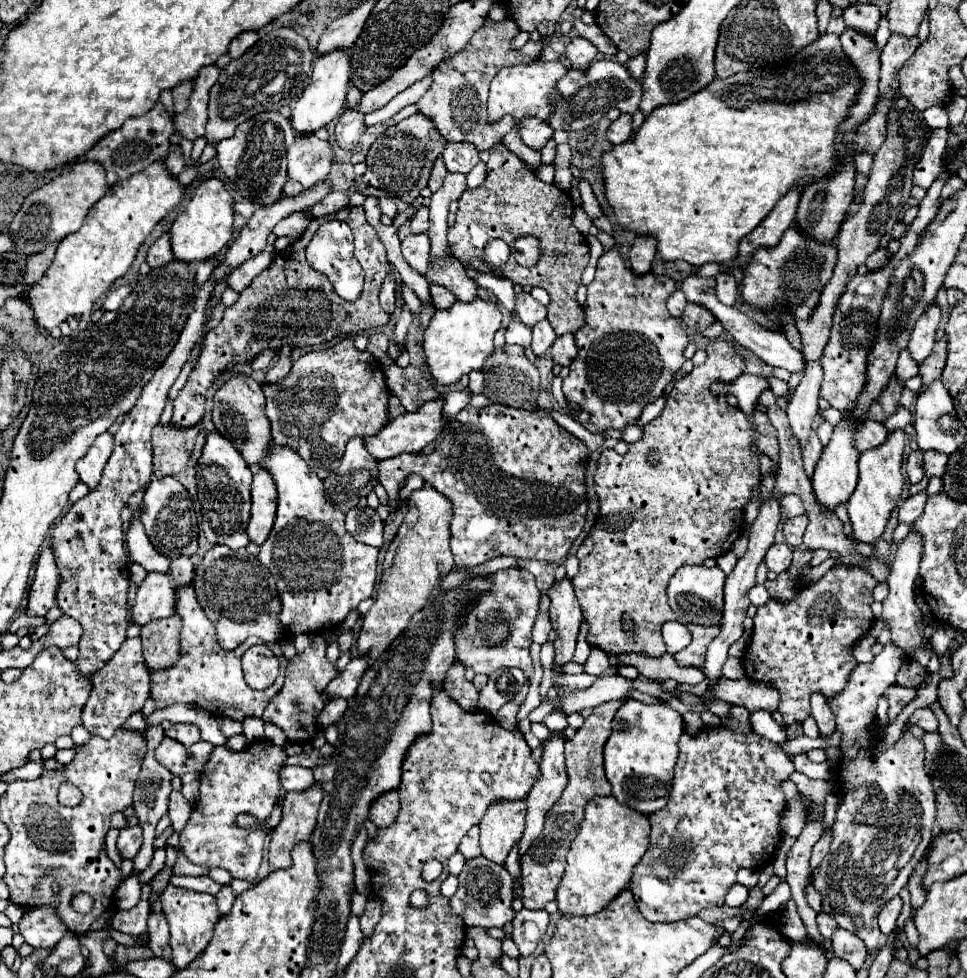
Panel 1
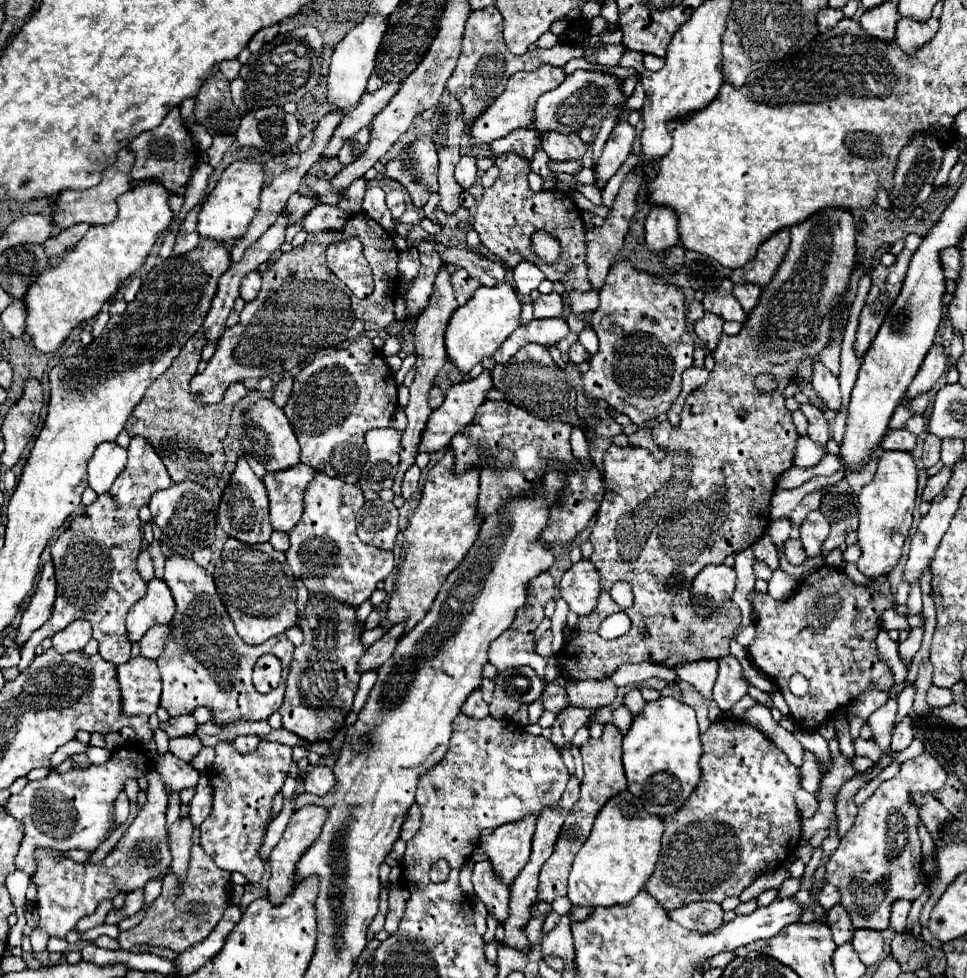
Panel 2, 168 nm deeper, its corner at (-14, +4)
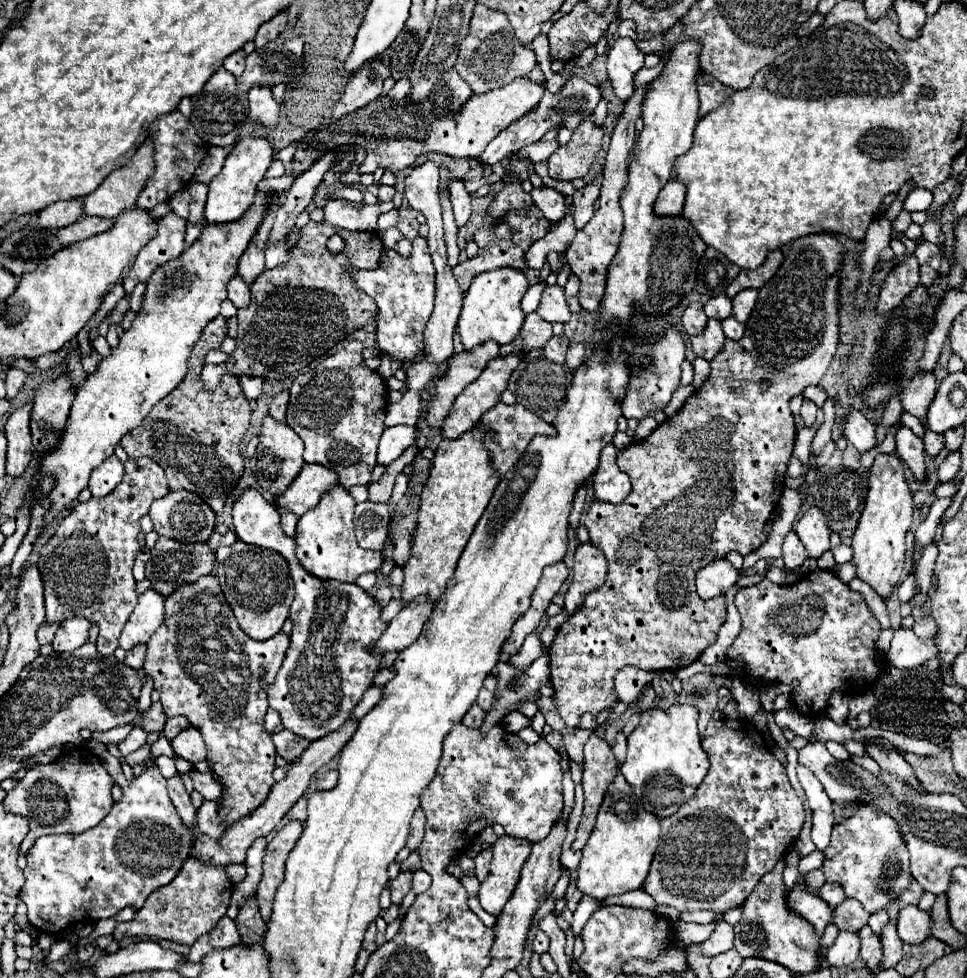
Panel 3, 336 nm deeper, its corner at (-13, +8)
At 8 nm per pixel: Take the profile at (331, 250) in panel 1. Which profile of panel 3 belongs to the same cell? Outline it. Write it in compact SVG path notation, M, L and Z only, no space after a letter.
M417 236L409 258L401 258L395 250L385 250L379 270L357 270L351 264L347 264L345 270L355 280L357 288L367 292L379 306L377 348L397 360L415 358L423 348L423 328L433 312L435 296L435 268L427 240Z

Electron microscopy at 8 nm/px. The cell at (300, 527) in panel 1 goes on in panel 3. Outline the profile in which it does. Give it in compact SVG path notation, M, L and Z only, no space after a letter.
M341 484L331 486L319 500L311 512L303 514L297 522L297 560L311 576L321 580L339 580L339 582L355 582L365 572L377 572L383 564L383 554L379 550L363 550L355 540L353 528L353 508L355 498Z

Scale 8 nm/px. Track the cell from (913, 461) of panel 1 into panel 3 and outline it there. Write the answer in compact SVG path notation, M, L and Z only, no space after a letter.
M925 430L925 436L923 436L923 442L925 442L925 452L935 458L941 448L943 448L943 434L935 434L931 430Z

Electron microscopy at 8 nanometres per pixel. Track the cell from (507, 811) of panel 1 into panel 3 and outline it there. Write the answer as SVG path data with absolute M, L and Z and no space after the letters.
M503 834L495 840L489 876L481 884L477 896L483 910L487 910L493 916L501 914L503 904L513 894L519 882L519 872L529 852L531 852L531 844L525 838L513 838L509 834Z

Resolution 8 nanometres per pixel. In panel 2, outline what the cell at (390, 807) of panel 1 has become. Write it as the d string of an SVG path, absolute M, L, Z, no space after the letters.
M414 804L414 806L410 808L410 812L408 812L408 816L406 816L406 822L404 822L404 826L402 826L400 838L402 838L404 842L412 840L412 836L414 836L414 834L418 832L418 828L420 828L420 822L422 822L420 808L418 808L418 804Z

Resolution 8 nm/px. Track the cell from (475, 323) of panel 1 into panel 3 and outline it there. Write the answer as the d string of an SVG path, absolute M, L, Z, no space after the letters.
M517 268L485 272L473 280L469 290L465 292L461 316L457 322L457 334L461 336L461 342L467 352L471 352L487 340L495 340L497 344L511 344L511 340L517 338L525 320L525 314L521 310L521 298L527 292L527 288L527 278Z

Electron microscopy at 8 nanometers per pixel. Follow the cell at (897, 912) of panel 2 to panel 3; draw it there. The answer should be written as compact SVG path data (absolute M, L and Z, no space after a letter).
M905 906L899 910L897 934L903 942L919 944L921 940L925 940L931 934L929 928L931 928L929 912L921 912L917 906Z

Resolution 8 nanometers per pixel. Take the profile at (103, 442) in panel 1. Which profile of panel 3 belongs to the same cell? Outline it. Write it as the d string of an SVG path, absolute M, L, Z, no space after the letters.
M113 454L91 472L89 490L95 498L103 498L121 482L121 478L123 478L123 462Z

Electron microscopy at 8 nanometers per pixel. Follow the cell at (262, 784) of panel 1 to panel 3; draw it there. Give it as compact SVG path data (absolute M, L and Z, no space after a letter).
M205 574L205 576L201 576L197 582L183 584L183 586L179 586L171 596L167 596L167 600L165 600L165 620L163 620L163 624L157 628L157 632L151 636L151 640L147 642L147 658L145 658L145 666L143 666L143 668L145 668L147 674L151 674L151 678L153 678L153 682L155 682L155 690L161 694L161 706L163 706L165 714L167 714L169 718L171 718L171 716L177 716L177 714L187 716L187 718L191 720L191 724L197 726L197 730L201 732L201 736L203 736L203 740L205 740L205 746L207 746L207 764L209 764L209 768L221 778L221 784L223 784L223 796L221 796L221 800L217 802L217 814L219 814L219 820L225 822L225 826L235 824L237 820L245 818L249 812L253 812L255 808L259 808L259 806L265 802L265 798L269 796L271 786L275 784L275 780L273 780L271 774L273 774L273 770L275 770L277 752L275 752L275 744L271 742L271 734L267 734L267 732L263 730L263 718L265 718L265 712L267 712L269 704L267 704L267 694L265 694L265 690L259 686L259 674L261 674L261 670L265 670L265 684L273 684L275 674L279 672L279 668L281 668L281 664L283 664L287 646L289 646L289 636L287 636L285 632L279 632L279 636L273 636L273 638L269 638L269 640L265 640L265 642L251 640L251 638L239 628L239 624L237 624L237 620L235 620L235 616L233 616L233 612L231 612L227 600L225 600L223 592L221 592L219 580L217 580L217 576L213 576L213 574Z

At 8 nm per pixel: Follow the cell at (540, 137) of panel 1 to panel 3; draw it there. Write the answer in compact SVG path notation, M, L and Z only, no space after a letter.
M587 118L579 128L575 128L571 140L549 156L549 174L559 180L583 178L595 162L601 144L603 128L595 126L593 118Z

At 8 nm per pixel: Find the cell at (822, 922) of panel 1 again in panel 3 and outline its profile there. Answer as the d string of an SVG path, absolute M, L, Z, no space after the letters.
M843 900L841 906L833 910L833 924L839 930L849 930L849 932L859 932L869 920L869 914L863 910L863 906L857 900Z

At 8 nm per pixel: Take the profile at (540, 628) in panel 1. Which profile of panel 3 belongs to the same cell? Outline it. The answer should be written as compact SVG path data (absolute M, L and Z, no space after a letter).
M533 632L531 636L527 636L523 648L509 658L509 662L513 664L531 664L531 660L537 660L539 656L545 656L545 646L539 640L539 636Z

